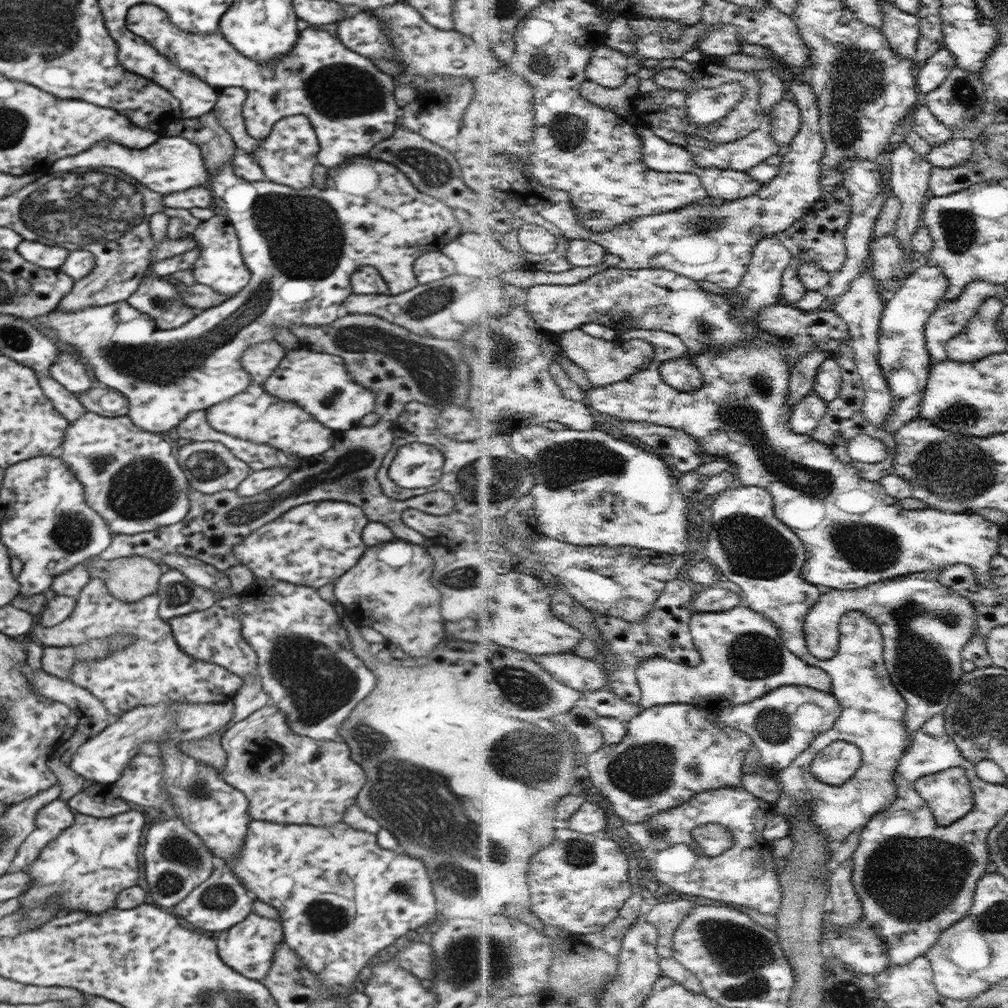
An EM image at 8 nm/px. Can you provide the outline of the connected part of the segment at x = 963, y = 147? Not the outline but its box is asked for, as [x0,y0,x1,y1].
[926,138,972,168]

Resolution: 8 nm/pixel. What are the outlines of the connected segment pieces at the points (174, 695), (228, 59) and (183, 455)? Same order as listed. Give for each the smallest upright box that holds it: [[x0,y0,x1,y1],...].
[[27,577,243,717],[126,5,400,170],[177,441,250,494]]

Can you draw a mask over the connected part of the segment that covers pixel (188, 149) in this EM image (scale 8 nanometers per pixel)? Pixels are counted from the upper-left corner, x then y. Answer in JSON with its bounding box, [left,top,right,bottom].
[49,136,208,195]

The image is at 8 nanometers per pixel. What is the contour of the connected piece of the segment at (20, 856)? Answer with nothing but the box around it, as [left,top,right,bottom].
[12,799,75,872]

